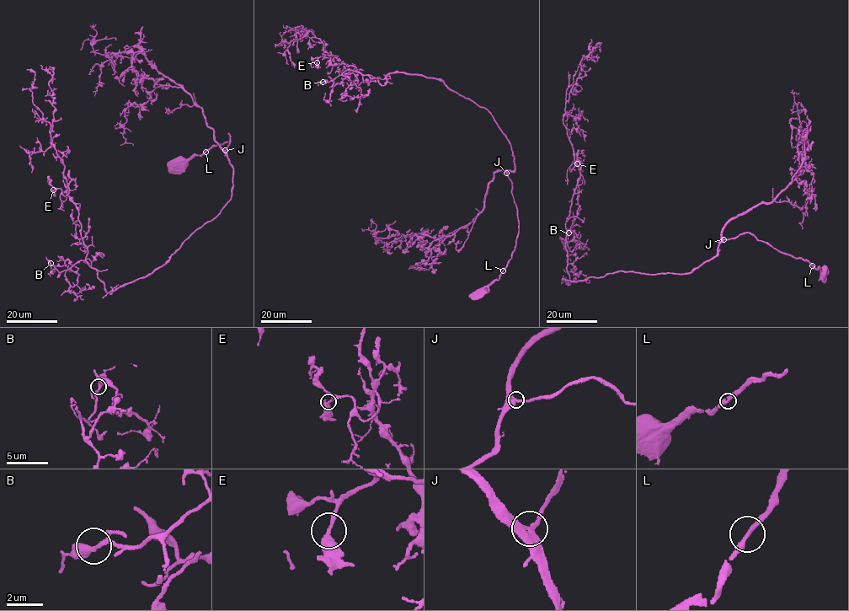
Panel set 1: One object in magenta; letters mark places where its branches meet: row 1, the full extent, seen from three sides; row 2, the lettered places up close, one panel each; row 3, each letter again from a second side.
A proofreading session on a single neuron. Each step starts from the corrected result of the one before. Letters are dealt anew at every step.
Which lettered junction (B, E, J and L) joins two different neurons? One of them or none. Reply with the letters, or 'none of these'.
none of these

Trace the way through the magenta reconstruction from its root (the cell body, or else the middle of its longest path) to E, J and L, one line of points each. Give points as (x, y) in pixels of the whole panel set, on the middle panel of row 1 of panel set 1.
E: (481, 292), (519, 230), (515, 156), (492, 114), (437, 78), (392, 72), (382, 85), (331, 55), (317, 62)
J: (481, 292), (499, 279), (511, 257), (518, 236), (519, 222), (511, 192), (512, 183), (506, 173)
L: (481, 292), (498, 280), (503, 270)

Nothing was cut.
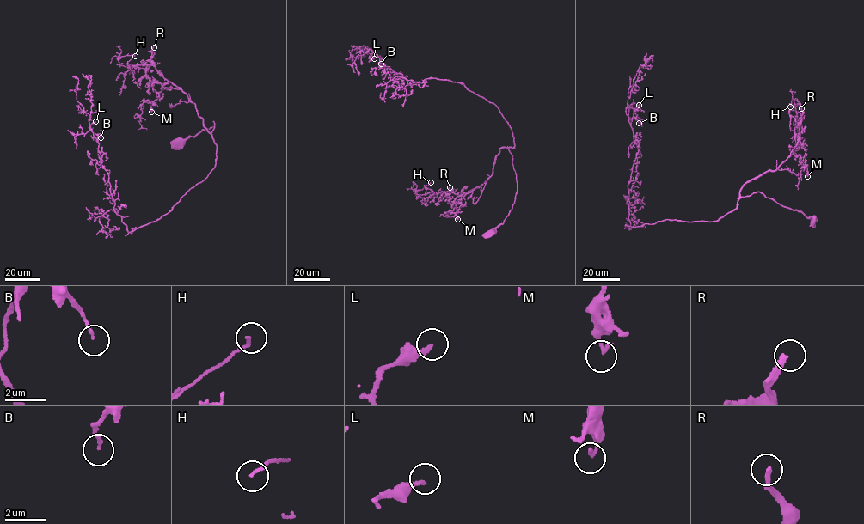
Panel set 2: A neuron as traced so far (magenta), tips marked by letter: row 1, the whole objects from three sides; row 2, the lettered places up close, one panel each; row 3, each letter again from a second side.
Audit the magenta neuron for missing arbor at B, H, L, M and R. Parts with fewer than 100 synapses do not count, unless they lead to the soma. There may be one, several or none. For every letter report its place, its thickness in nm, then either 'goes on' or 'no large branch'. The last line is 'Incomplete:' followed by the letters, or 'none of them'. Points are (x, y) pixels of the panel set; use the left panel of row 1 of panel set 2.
B: (101, 137) | 140 nm | no large branch
H: (135, 56) | 130 nm | no large branch
L: (95, 121) | 240 nm | no large branch
M: (151, 112) | 170 nm | no large branch
R: (154, 47) | 240 nm | goes on
Incomplete: R

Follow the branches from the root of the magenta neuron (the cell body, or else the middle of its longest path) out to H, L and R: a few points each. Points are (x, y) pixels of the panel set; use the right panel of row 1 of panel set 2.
H: (813, 219), (758, 191), (740, 196), (747, 182), (777, 169), (797, 143), (799, 137), (795, 104), (790, 106)
L: (813, 219), (758, 191), (717, 220), (624, 226), (631, 228), (628, 185), (638, 152), (626, 109), (639, 105)
R: (813, 219), (758, 191), (740, 196), (747, 182), (777, 169), (788, 157), (799, 137), (801, 108)

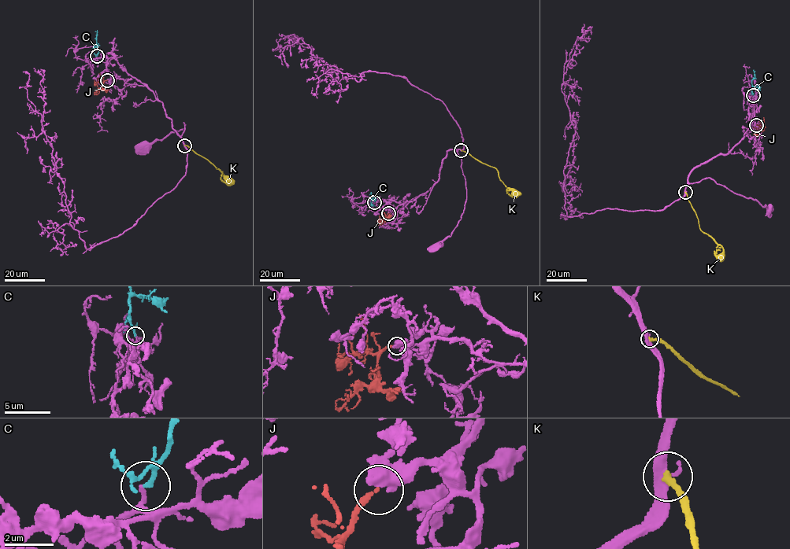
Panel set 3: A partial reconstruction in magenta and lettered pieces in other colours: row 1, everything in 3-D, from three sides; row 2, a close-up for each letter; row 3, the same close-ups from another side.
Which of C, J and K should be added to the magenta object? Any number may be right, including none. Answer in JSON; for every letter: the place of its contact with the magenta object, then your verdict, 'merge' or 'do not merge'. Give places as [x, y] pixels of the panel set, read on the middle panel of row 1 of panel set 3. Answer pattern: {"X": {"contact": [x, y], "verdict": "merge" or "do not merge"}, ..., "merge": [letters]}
{"C": {"contact": [374, 202], "verdict": "do not merge"}, "J": {"contact": [388, 213], "verdict": "merge"}, "K": {"contact": [461, 150], "verdict": "do not merge"}, "merge": ["J"]}

